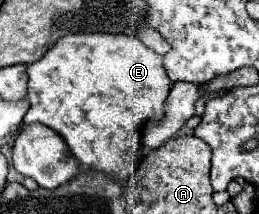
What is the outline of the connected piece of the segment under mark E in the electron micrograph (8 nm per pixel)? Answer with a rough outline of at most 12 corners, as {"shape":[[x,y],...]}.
{"shape":[[62,36],[28,64],[24,124],[126,180],[160,120],[162,56]]}

